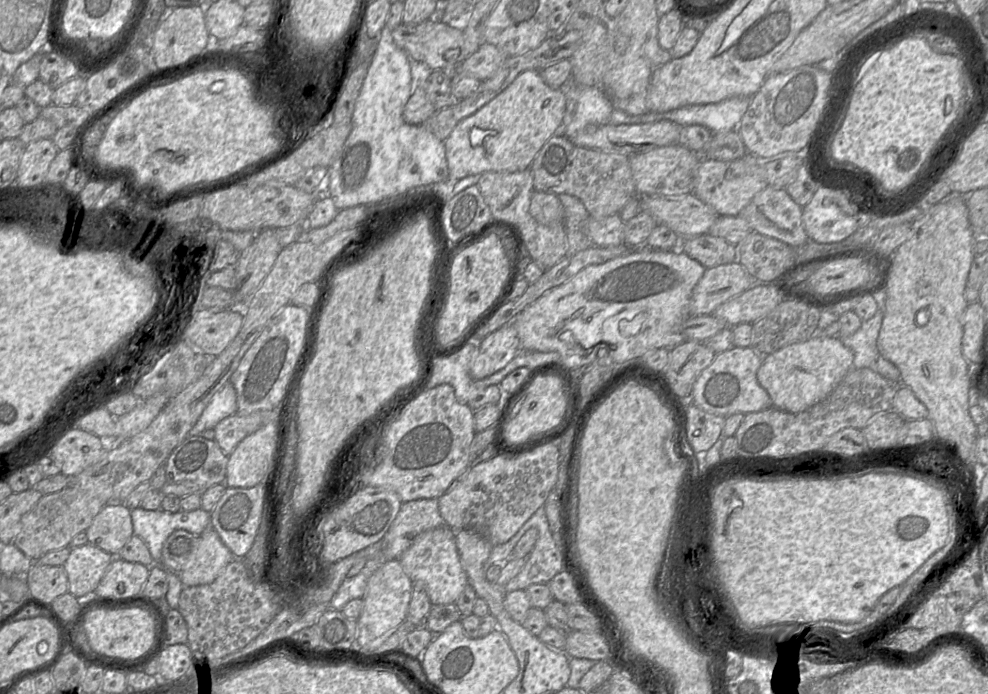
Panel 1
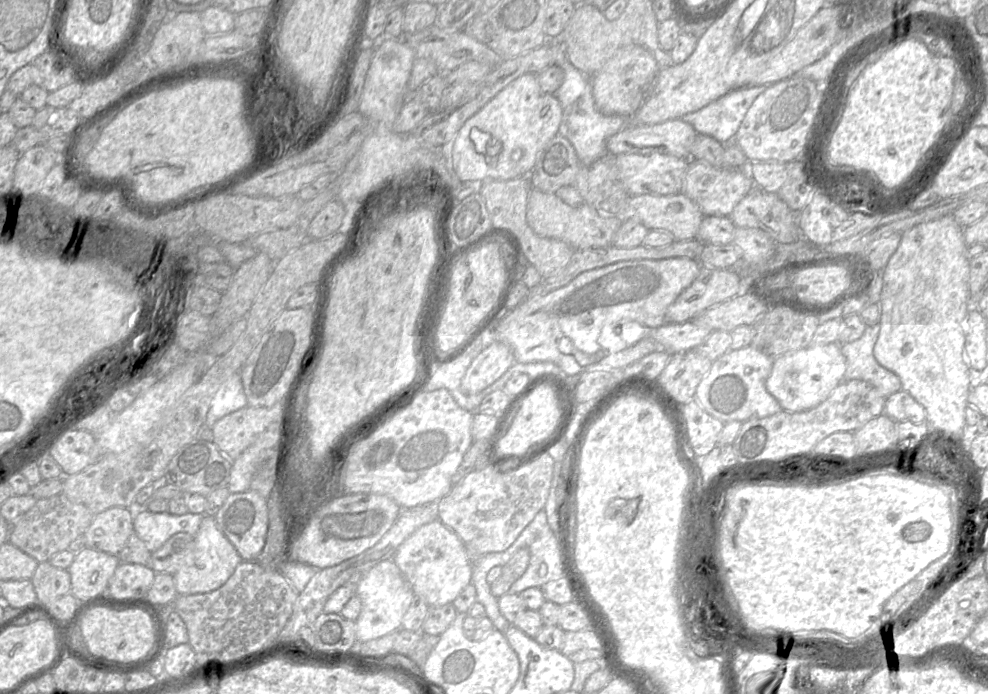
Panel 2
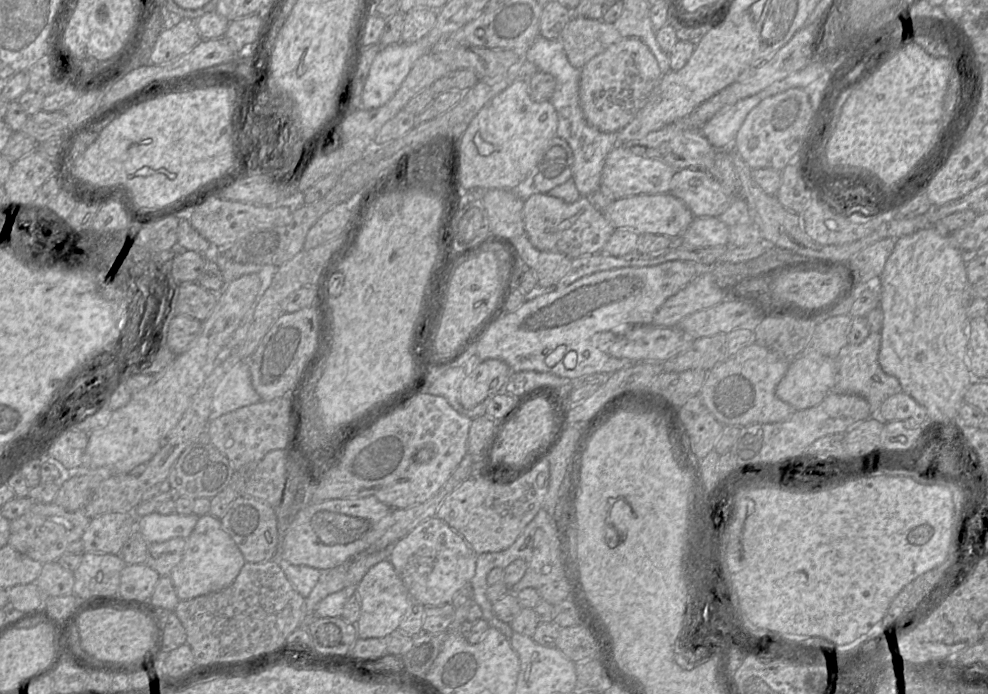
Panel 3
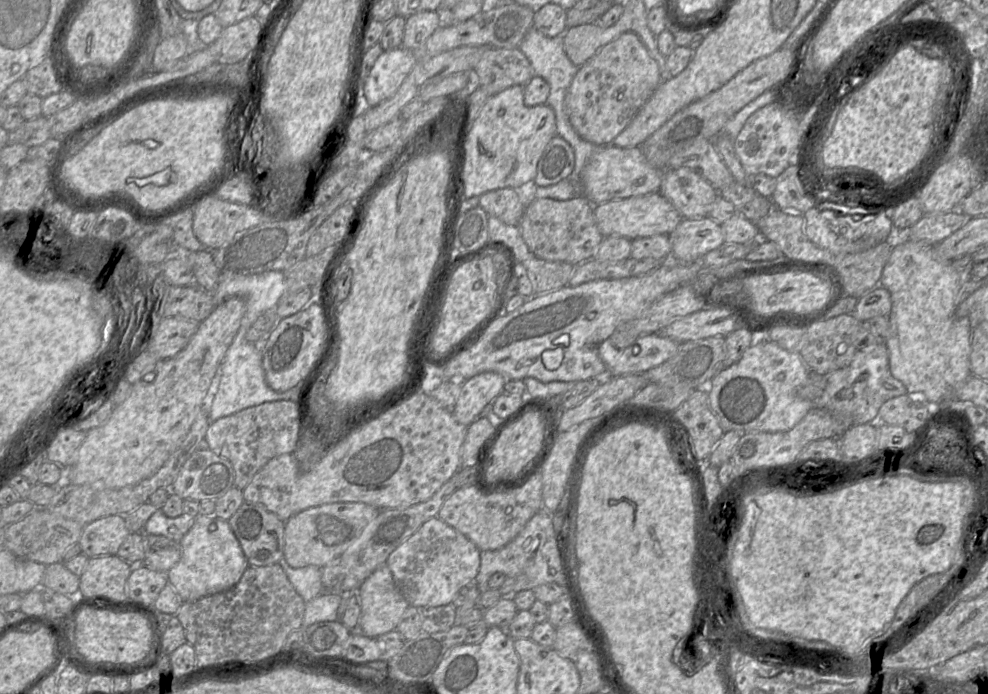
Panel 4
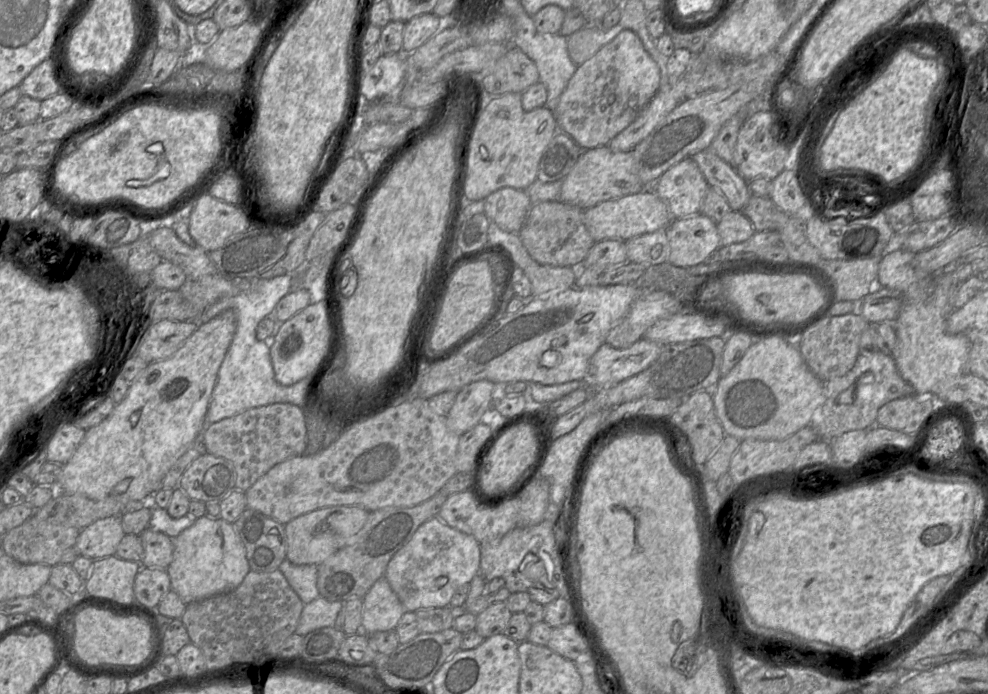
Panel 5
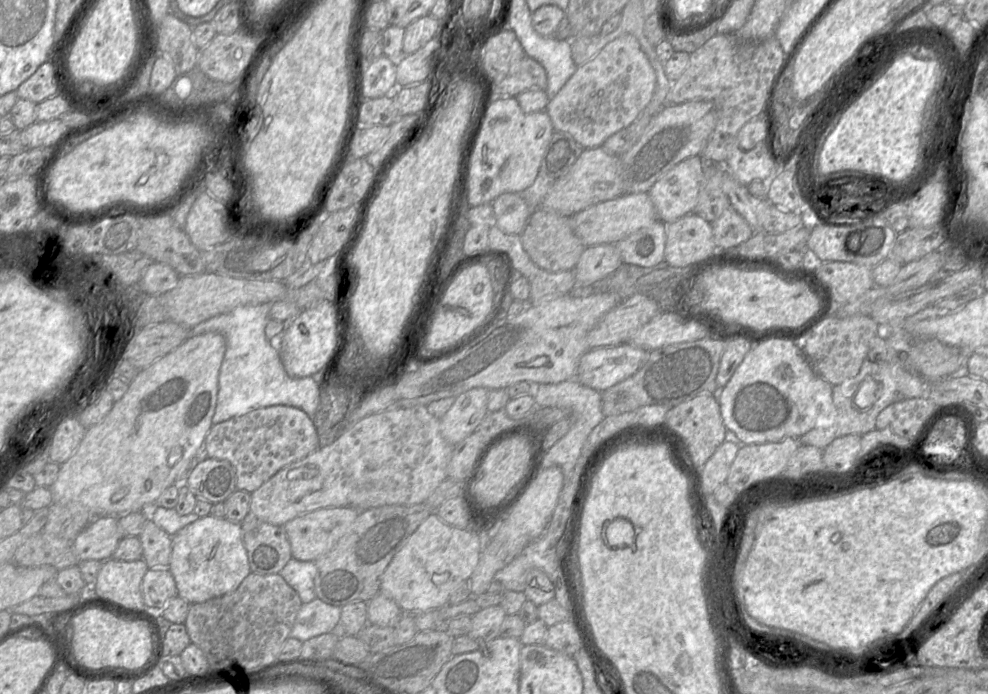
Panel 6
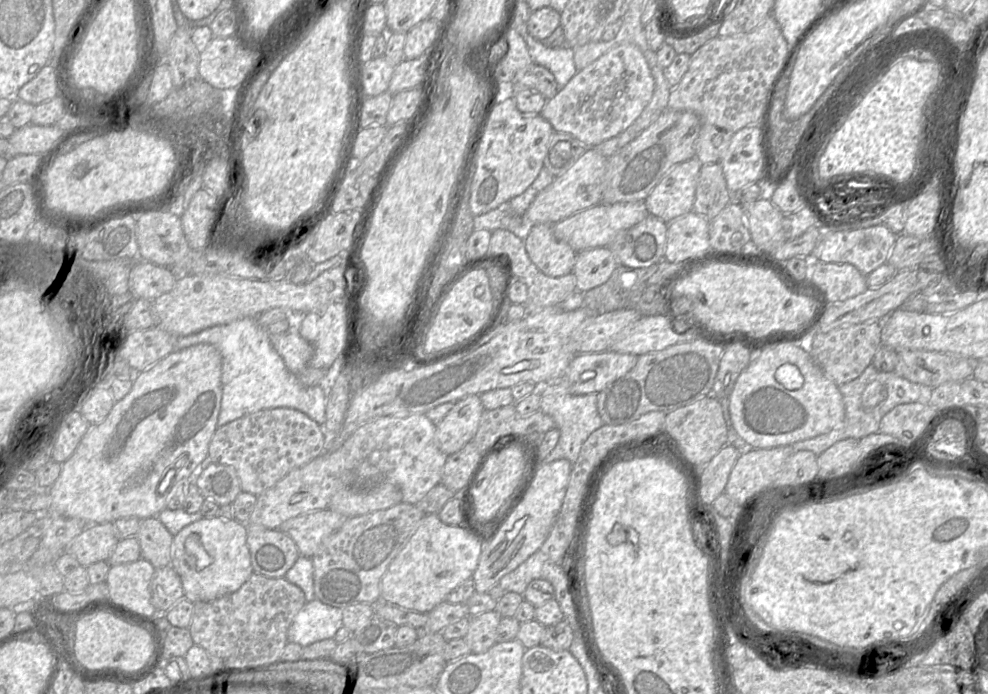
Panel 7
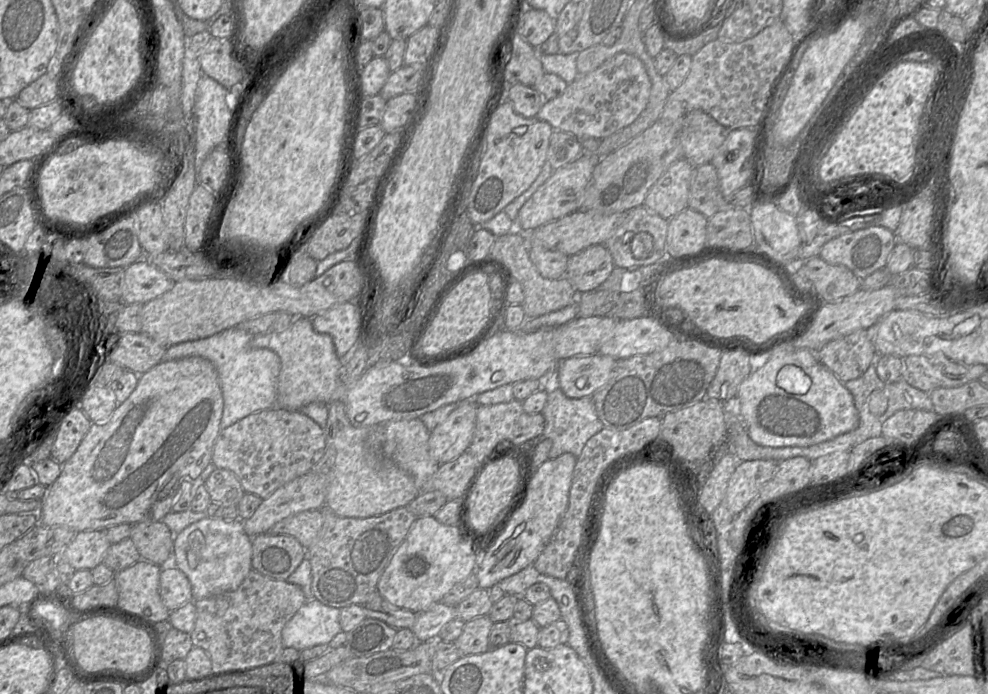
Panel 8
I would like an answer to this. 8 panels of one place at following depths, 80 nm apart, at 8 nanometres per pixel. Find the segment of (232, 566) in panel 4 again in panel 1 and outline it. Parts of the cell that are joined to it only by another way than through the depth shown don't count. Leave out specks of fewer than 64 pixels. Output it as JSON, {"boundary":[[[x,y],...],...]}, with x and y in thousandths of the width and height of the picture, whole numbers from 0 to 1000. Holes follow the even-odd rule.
{"boundary":[[[213,758],[201,772],[196,807],[179,826],[185,847],[215,840],[236,804],[234,794]]]}

